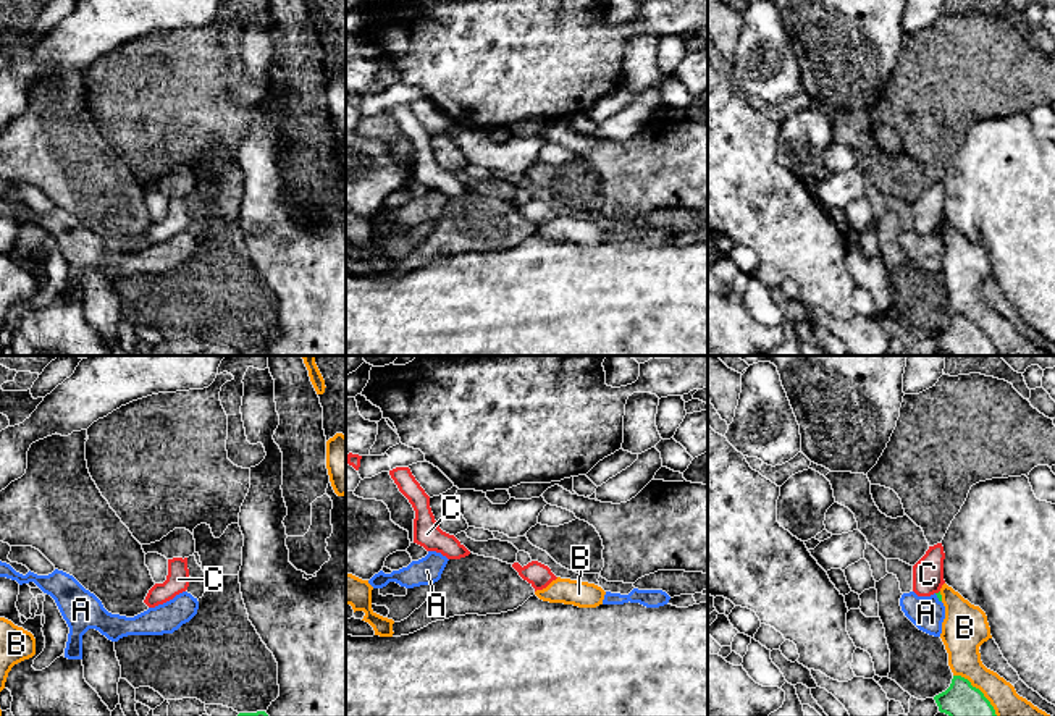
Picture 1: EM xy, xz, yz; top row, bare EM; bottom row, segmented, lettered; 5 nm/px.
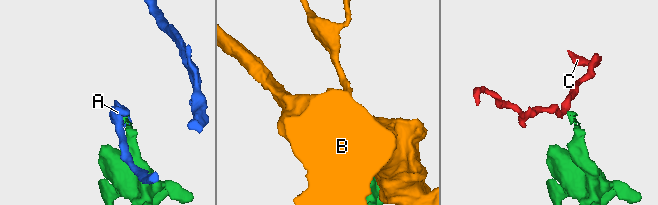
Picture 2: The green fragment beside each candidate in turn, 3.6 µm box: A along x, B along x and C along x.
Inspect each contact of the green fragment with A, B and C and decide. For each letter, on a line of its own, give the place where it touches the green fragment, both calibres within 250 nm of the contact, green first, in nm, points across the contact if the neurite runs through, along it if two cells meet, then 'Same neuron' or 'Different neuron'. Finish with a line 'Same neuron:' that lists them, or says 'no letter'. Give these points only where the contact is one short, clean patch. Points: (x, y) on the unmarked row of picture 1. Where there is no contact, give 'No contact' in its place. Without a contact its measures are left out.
A: Touches green at yz (937, 235). Thickness 20 nm (green) against 170 nm. Boundary: yz (934, 231), (941, 240). Different neuron
B: Touches green at yz (979, 328). Thickness 220 nm (green) against 200 nm. Different neuron
C: Touches green at yz (939, 230). Thickness 20 nm (green) against 160 nm. Boundary: yz (939, 228), (936, 231). Different neuron
Same neuron: no letter

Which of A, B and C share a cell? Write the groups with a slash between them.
A / B / C

